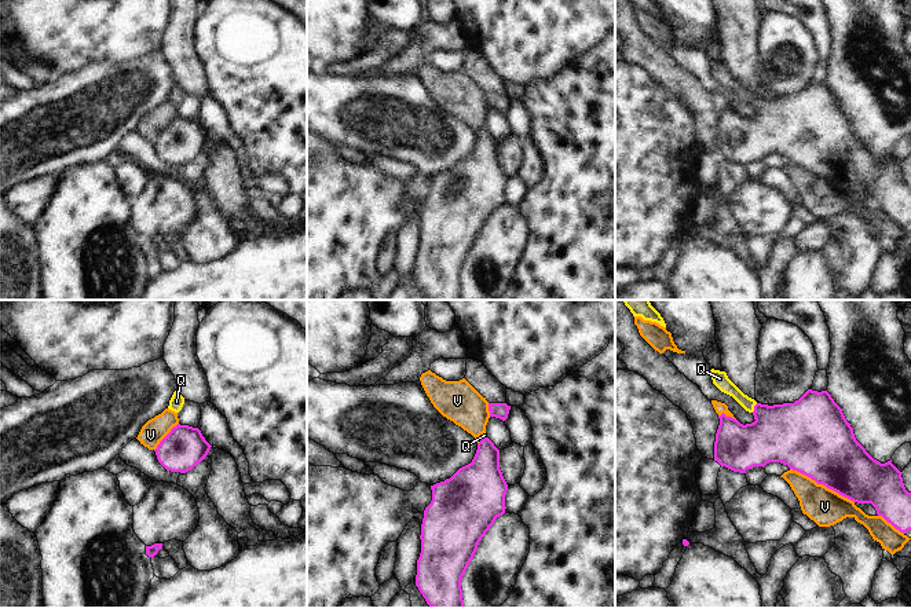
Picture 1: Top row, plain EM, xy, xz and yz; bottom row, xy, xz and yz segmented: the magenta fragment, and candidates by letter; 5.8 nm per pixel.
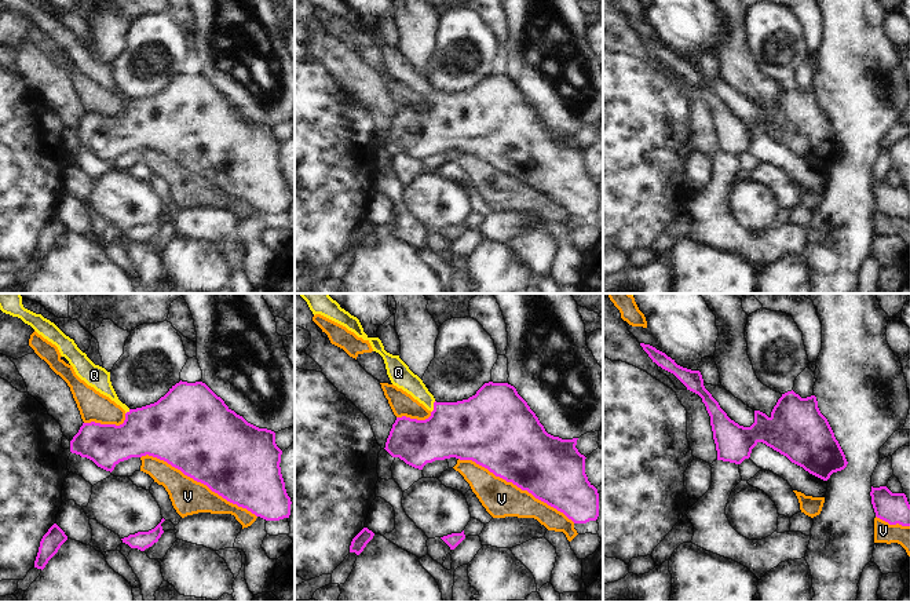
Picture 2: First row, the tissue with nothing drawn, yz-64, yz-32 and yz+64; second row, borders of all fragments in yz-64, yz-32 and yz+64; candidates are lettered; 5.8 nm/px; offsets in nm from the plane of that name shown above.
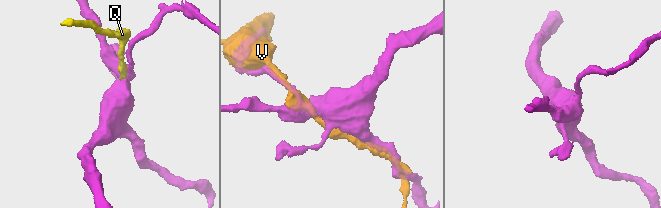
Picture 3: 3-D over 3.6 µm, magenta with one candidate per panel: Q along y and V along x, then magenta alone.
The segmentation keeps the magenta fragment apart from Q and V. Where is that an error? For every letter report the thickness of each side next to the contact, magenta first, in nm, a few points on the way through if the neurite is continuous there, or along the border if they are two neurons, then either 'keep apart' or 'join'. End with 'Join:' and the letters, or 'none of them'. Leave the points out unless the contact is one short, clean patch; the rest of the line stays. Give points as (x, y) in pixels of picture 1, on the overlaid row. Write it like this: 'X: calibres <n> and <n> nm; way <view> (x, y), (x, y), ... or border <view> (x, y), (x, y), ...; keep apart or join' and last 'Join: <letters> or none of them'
Q: calibres 340 and 90 nm; way yz (787, 433), (754, 407), (721, 381); join
V: calibres 420 and 220 nm; keep apart
Join: Q

